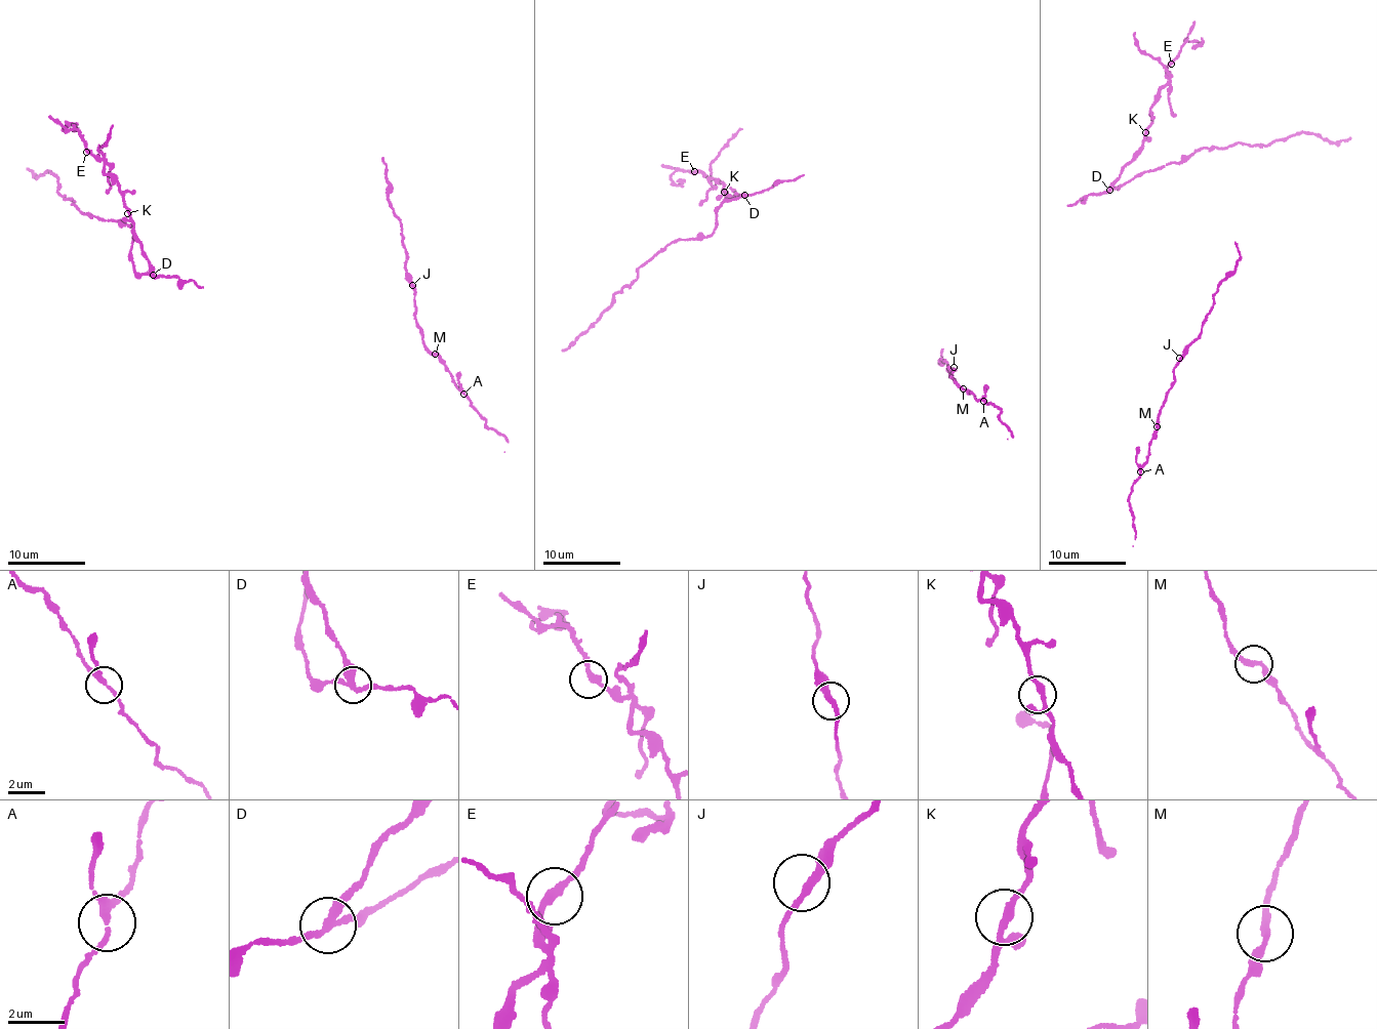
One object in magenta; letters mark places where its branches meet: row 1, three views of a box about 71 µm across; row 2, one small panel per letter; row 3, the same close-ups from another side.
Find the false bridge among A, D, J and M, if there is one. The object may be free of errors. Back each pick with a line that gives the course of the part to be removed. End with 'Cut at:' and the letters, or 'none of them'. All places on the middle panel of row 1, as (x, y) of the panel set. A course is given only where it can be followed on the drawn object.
D: Course of the part to remove: (744, 196), (727, 199), (725, 184), (699, 171), (677, 170), (671, 175), (676, 184), (683, 179)
Cut at: D

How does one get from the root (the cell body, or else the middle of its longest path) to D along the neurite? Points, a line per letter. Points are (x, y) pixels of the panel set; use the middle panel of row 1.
D: (794, 180), (778, 180), (762, 192), (744, 196)

